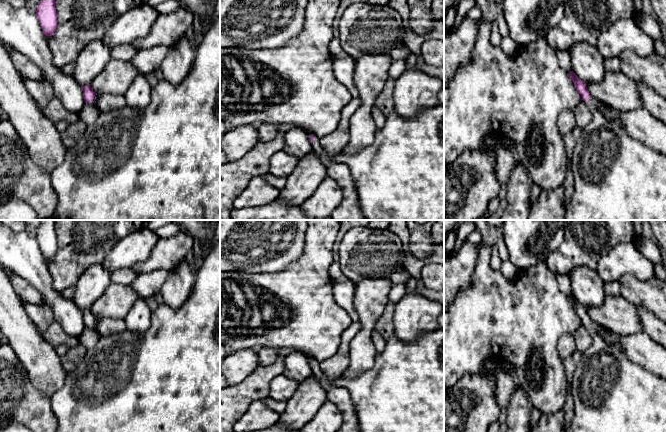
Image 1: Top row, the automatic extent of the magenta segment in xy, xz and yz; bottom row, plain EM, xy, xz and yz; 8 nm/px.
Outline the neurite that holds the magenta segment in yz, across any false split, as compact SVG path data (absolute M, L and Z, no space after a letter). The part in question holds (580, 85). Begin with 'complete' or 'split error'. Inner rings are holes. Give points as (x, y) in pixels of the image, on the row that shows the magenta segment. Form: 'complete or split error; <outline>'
split error; M573 71L569 74L582 100L591 110L592 119L582 128L574 146L570 162L574 192L563 220L666 220L666 154L631 137L619 121L609 120L599 110L600 106L609 106L593 98L586 83Z

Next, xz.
split error; M311 134L309 135L309 141L313 147L313 150L318 155L319 159L322 161L324 166L328 168L333 159L329 155L329 153L325 150L325 148L320 145L319 138L316 135Z

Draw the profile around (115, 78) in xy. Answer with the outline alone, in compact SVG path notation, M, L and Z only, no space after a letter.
M111 60L91 82L95 95L123 96L133 80L142 75L128 60Z

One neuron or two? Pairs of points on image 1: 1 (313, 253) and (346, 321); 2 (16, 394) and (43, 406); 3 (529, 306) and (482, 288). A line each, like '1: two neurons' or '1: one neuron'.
1: one neuron
2: one neuron
3: one neuron

